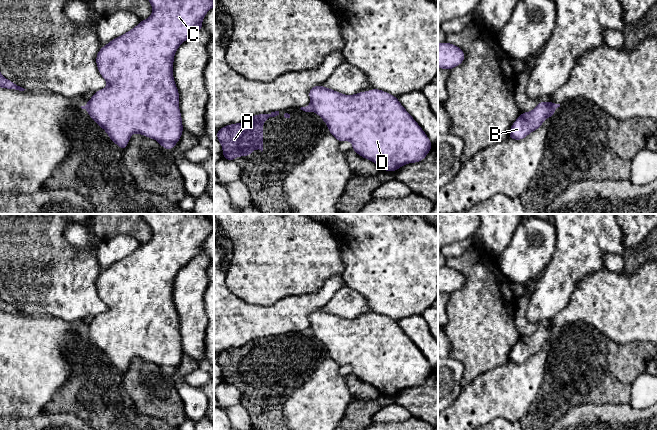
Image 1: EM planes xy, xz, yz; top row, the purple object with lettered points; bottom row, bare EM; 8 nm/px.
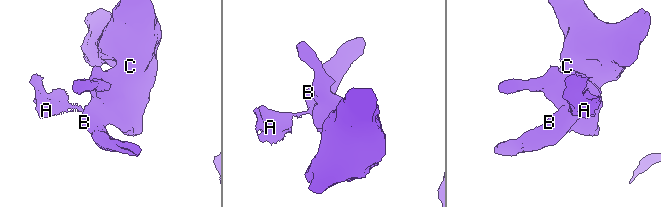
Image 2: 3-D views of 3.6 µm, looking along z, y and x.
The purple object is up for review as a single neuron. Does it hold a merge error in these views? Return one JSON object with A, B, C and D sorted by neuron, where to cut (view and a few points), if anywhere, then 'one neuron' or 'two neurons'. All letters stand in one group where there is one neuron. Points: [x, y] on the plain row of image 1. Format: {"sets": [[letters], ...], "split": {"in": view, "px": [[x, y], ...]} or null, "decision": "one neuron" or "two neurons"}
{"sets": [["A"], ["B", "C", "D"]], "split": {"in": "xz", "px": [[309, 330], [313, 334]]}, "decision": "two neurons"}

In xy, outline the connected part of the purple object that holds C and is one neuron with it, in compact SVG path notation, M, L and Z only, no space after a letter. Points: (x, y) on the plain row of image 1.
M141 214L152 229L152 238L136 251L100 272L96 288L107 311L97 314L86 327L89 340L106 355L113 367L124 374L134 357L156 364L168 374L180 364L183 354L179 333L179 316L173 301L173 286L179 270L195 256L202 254L202 245L214 231L214 223L206 214Z

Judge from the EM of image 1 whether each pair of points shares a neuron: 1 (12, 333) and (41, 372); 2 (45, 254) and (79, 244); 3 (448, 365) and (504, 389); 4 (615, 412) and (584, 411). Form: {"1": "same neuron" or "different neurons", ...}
{"1": "same neuron", "2": "different neurons", "3": "different neurons", "4": "same neuron"}

